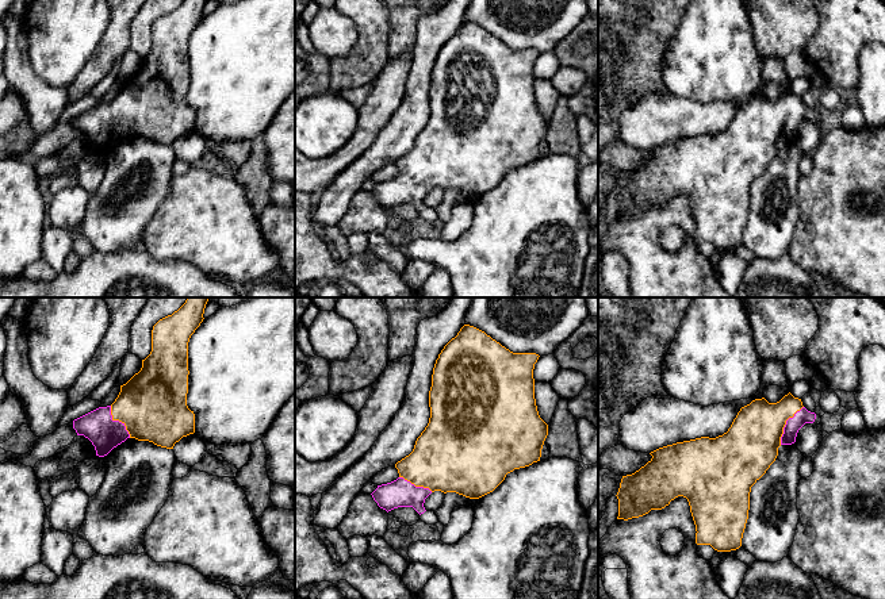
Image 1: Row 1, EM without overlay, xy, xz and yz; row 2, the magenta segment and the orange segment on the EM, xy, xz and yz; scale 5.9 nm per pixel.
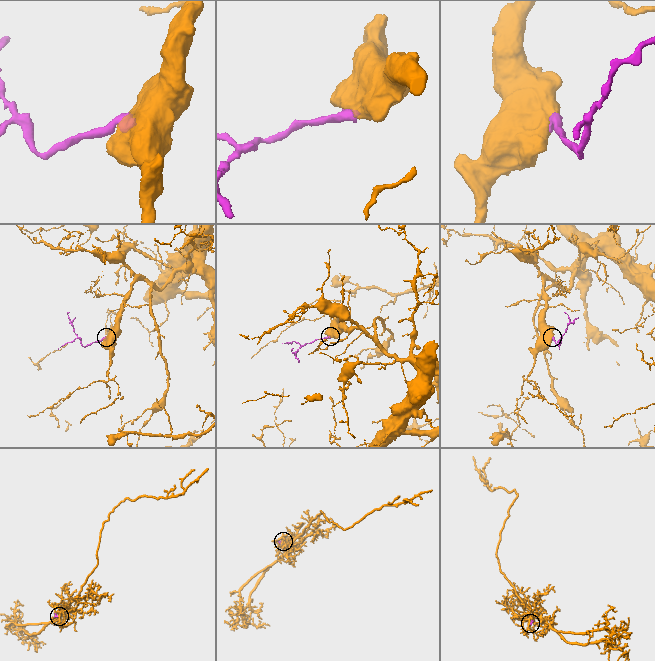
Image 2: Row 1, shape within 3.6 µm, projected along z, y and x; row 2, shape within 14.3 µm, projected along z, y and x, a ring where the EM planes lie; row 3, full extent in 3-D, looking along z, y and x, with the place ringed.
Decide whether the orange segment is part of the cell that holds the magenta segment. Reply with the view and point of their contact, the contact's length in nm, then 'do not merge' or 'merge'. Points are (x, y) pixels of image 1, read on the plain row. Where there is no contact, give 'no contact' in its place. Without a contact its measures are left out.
yz (785, 122) | 280 nm | merge

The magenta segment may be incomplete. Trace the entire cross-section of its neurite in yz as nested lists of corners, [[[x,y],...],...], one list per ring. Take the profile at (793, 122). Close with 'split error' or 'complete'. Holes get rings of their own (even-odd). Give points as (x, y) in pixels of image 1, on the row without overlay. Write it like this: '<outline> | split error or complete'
[[[790,89],[777,100],[769,100],[765,95],[755,96],[740,105],[731,124],[716,135],[701,134],[659,145],[650,151],[652,155],[632,172],[622,173],[617,189],[617,216],[632,216],[648,211],[651,207],[662,207],[678,193],[687,196],[696,222],[696,241],[710,242],[717,249],[731,249],[742,243],[742,235],[748,216],[751,184],[766,170],[778,153],[781,142],[796,139],[798,127],[805,120],[813,120],[816,111],[808,108],[801,96]]] | split error

